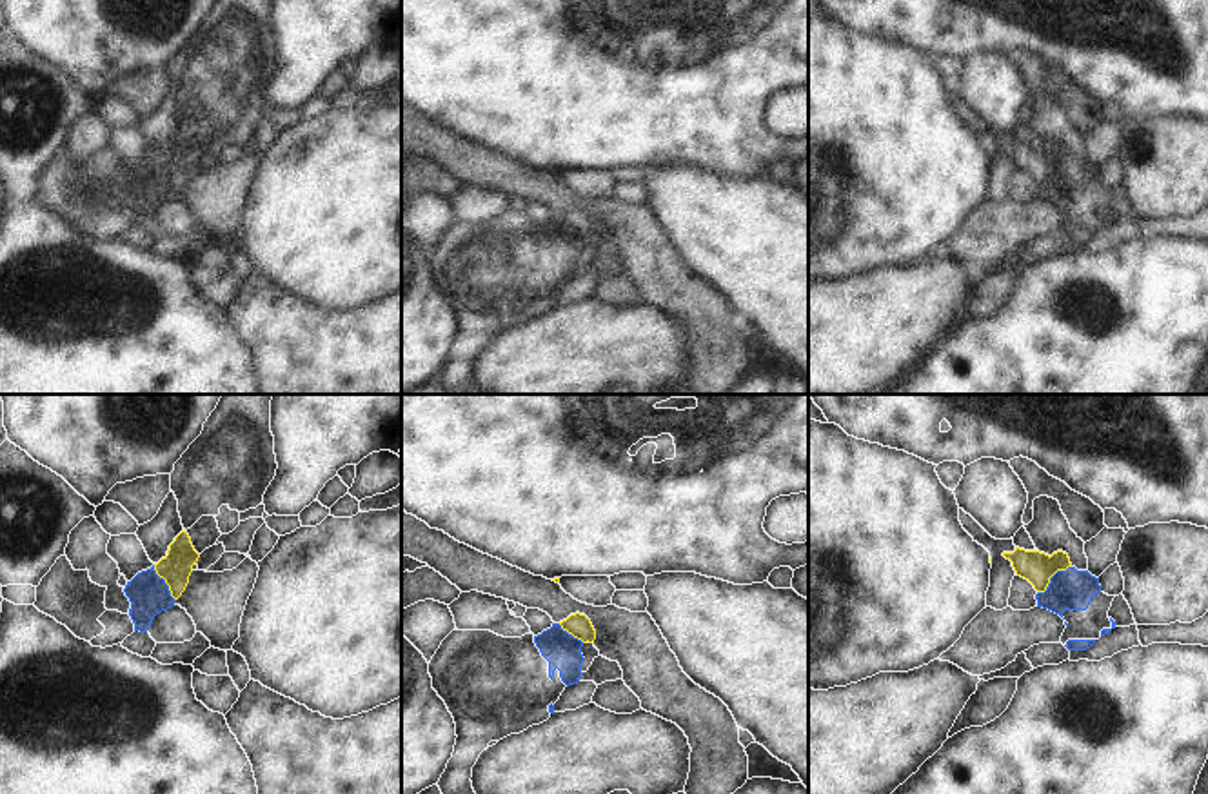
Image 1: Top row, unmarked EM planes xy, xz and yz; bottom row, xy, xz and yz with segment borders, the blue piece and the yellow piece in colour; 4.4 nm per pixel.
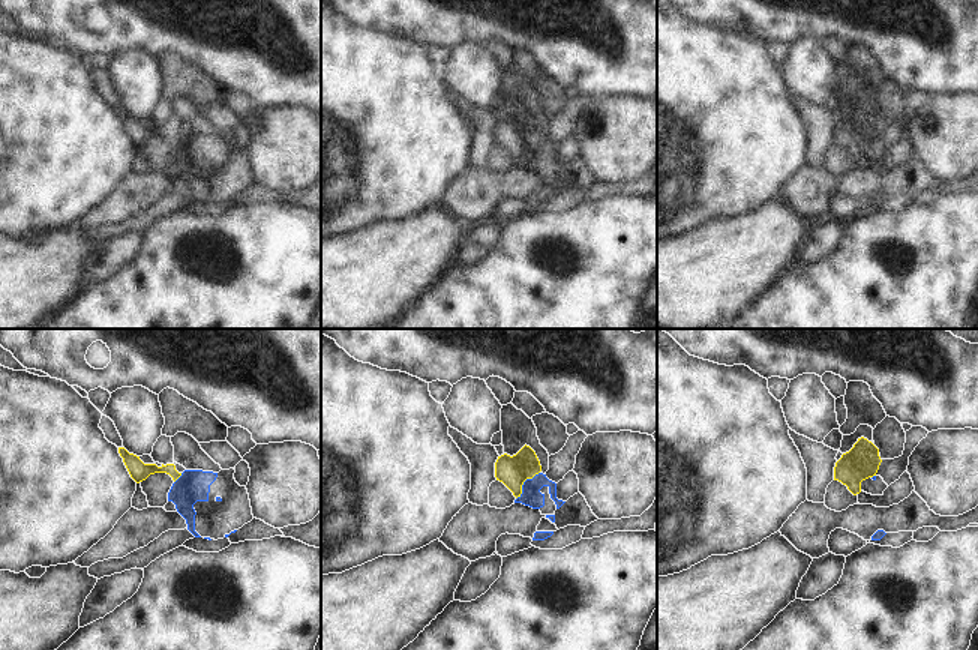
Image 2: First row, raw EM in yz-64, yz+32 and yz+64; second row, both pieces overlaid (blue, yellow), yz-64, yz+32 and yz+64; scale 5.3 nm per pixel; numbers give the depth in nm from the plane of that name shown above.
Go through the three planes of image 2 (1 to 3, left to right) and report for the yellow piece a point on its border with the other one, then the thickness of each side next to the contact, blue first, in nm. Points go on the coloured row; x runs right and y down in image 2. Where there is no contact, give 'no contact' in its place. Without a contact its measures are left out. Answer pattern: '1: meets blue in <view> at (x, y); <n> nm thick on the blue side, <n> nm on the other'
1: meets blue in yz-64 at (179, 478); 180 nm thick on the blue side, 100 nm on the other
2: meets blue in yz+32 at (524, 484); 110 nm thick on the blue side, 160 nm on the other
3: meets blue in yz+64 at (873, 476); 20 nm thick on the blue side, 180 nm on the other

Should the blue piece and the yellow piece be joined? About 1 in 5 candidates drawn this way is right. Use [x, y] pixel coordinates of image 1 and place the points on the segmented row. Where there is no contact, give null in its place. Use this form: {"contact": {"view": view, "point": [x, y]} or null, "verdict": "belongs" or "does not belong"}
{"contact": {"view": "yz", "point": [1050, 578]}, "verdict": "does not belong"}

